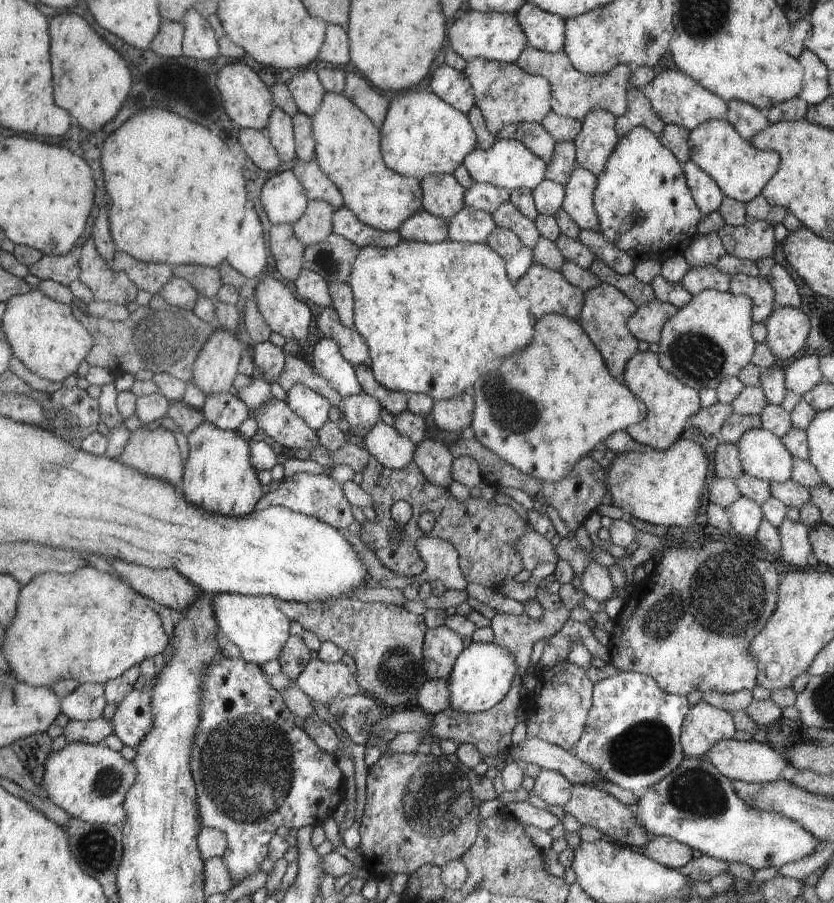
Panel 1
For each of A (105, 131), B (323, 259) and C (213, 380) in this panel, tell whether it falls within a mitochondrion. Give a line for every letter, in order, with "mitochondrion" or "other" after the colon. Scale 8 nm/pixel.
A: other
B: mitochondrion
C: other

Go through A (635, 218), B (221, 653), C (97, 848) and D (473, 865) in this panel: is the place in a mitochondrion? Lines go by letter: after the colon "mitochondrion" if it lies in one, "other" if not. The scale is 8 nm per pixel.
A: mitochondrion
B: other
C: mitochondrion
D: other

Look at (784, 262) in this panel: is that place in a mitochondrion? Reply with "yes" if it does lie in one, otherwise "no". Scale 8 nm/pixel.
no

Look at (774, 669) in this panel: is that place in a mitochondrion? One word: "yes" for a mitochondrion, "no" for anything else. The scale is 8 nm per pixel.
no

